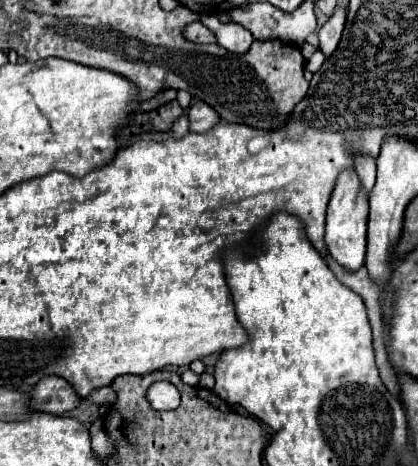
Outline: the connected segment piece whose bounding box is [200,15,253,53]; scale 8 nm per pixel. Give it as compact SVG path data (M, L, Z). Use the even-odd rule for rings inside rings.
M201 15L200 20L213 31L217 43L231 53L245 53L253 43L253 35L239 23L221 23L217 15Z

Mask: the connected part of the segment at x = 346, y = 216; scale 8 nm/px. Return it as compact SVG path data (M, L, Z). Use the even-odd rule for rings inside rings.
M345 171L341 179L337 179L337 187L333 189L329 211L327 211L327 225L325 225L325 243L333 259L349 273L355 273L365 263L365 251L367 251L367 213L369 203L361 189L359 177L355 171Z

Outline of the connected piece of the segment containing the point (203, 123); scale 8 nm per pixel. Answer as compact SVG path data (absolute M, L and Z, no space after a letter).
M195 101L195 103L191 105L191 109L189 109L189 121L191 121L189 129L195 131L195 133L205 133L205 131L209 131L219 119L221 119L221 117L217 115L217 111L215 111L211 105L203 103L203 101Z

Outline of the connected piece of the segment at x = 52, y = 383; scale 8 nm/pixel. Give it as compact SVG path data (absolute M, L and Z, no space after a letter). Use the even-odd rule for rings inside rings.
M47 375L43 377L33 389L31 389L31 401L29 407L35 411L47 411L53 415L65 415L73 407L79 405L81 397L75 395L71 385L57 377L57 375Z

